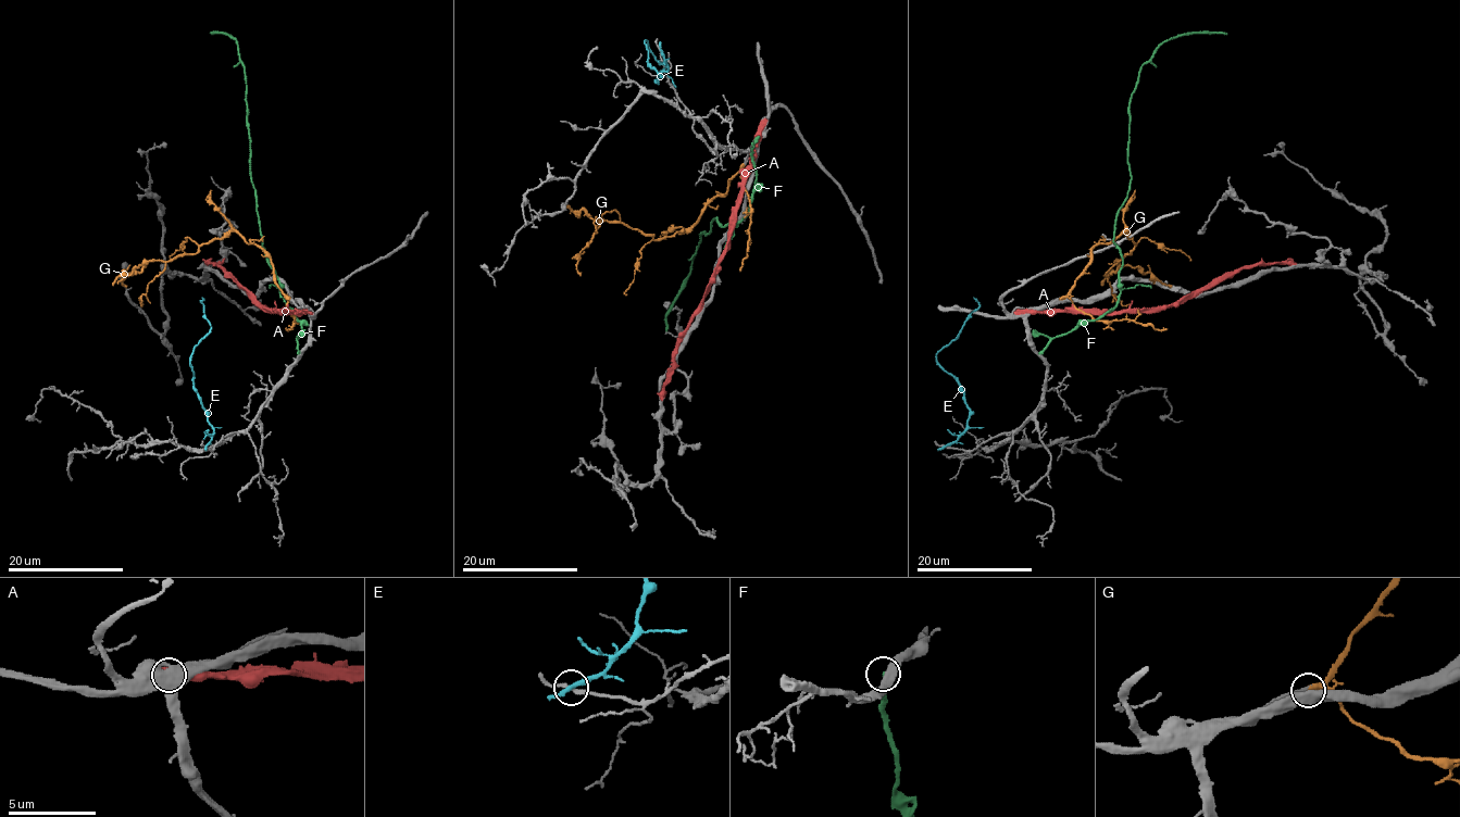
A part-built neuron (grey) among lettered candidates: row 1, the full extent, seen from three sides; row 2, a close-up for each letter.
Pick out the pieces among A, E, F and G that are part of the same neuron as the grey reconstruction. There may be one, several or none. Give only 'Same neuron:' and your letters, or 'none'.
Same neuron: G

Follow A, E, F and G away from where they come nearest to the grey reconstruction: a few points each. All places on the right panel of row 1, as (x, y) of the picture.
A: (1023, 311), (1153, 311), (1207, 289), (1243, 268), (1296, 264)
E: (946, 445), (965, 428), (969, 412), (960, 384), (937, 353), (978, 306), (973, 297)
F: (1039, 353), (1120, 296), (1113, 240), (1131, 183), (1139, 68), (1171, 38), (1227, 34)
G: (1061, 298), (1090, 261), (1090, 251), (1126, 231), (1135, 247), (1115, 261), (1149, 273), (1171, 287)

